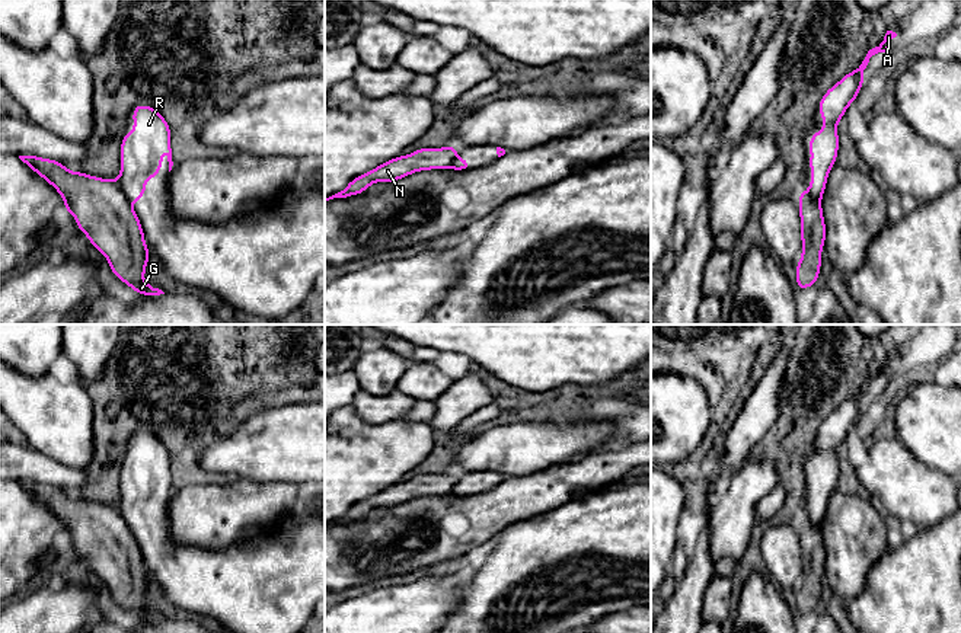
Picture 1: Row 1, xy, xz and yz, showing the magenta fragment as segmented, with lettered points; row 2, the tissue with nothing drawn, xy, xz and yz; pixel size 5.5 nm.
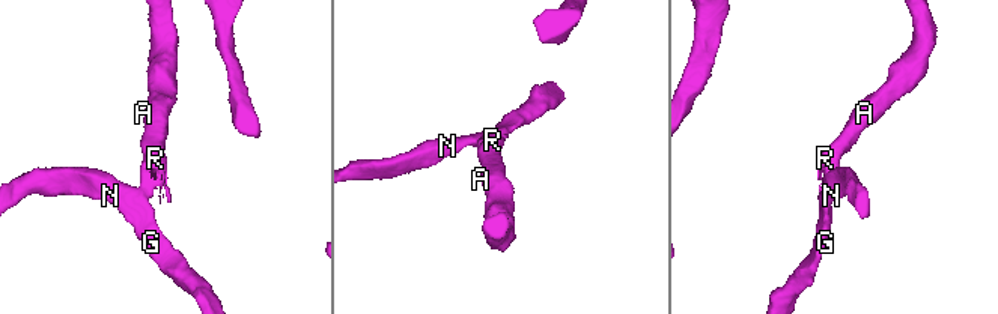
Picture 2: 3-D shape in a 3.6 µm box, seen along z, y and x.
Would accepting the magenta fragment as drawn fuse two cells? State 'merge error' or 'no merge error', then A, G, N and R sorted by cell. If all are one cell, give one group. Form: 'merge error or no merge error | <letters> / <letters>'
merge error | A R / G N

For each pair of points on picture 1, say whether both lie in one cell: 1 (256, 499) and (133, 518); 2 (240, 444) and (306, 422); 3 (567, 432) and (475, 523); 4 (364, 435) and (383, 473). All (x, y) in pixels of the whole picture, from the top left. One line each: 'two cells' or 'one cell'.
1: two cells
2: one cell
3: two cells
4: one cell

